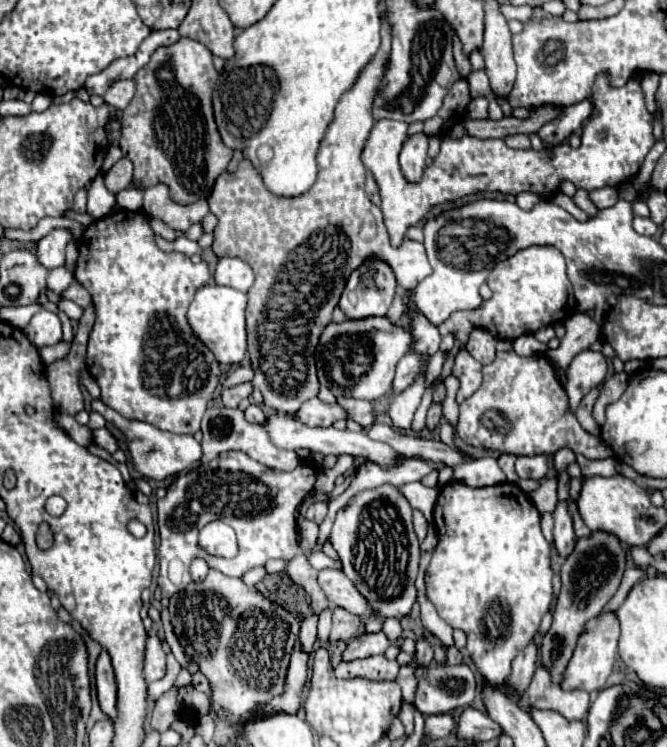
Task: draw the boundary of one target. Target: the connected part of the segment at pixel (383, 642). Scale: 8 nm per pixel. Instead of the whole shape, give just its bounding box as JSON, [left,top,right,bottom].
[341,634,393,662]

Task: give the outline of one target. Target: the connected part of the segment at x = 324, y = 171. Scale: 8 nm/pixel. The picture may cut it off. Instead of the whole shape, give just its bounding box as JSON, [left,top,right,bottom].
[209,16,431,412]

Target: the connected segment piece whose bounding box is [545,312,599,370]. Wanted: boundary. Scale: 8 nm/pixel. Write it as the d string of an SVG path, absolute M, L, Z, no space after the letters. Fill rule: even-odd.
M583 312L573 314L571 318L565 320L565 328L567 328L567 334L561 338L559 348L545 352L553 368L559 368L559 370L567 370L571 360L579 352L587 350L593 342L599 340L599 326L589 314L583 314Z

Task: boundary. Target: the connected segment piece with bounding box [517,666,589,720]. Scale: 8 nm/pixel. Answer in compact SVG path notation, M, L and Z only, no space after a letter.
M539 666L529 688L517 702L521 710L555 710L569 720L583 720L589 710L589 694L585 690L563 690L551 682L549 672Z

